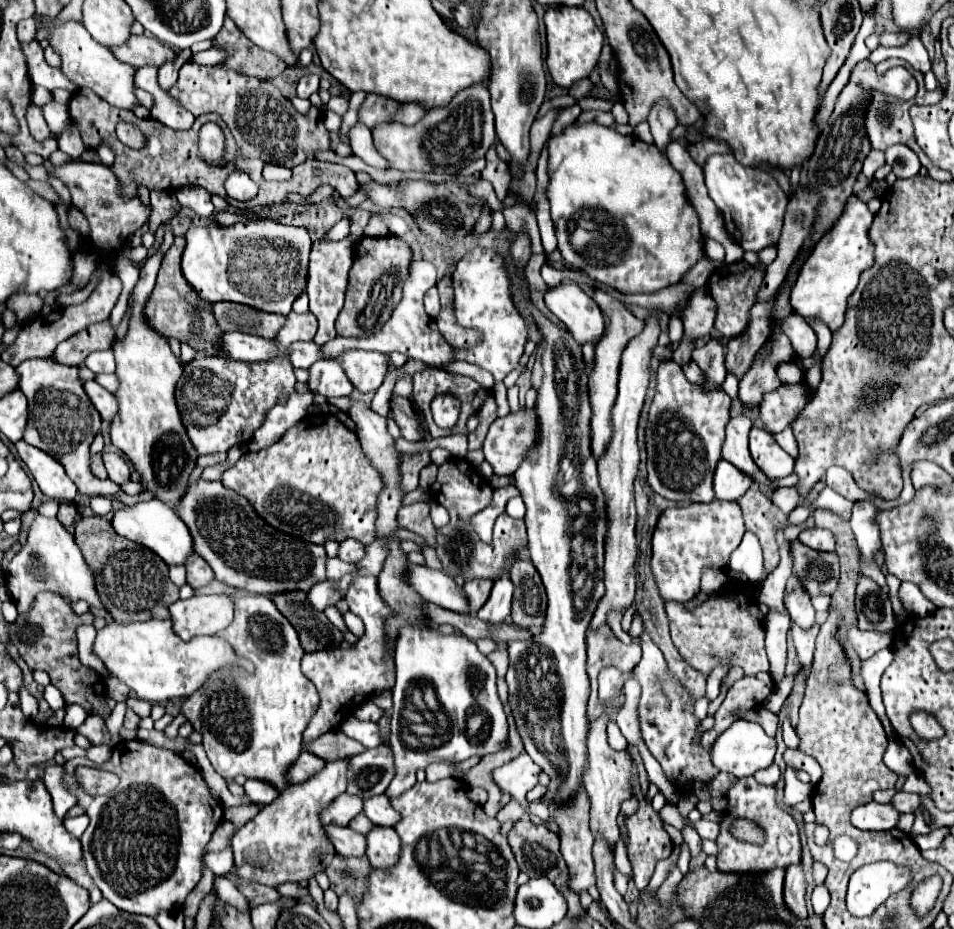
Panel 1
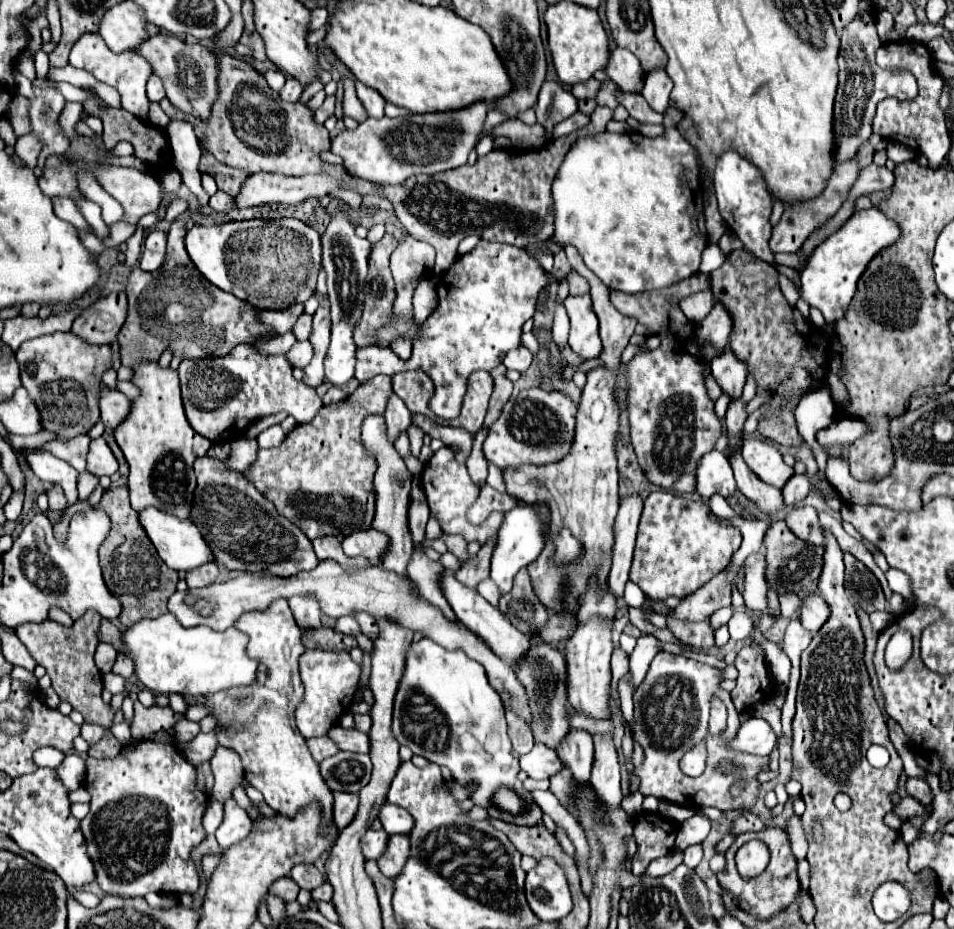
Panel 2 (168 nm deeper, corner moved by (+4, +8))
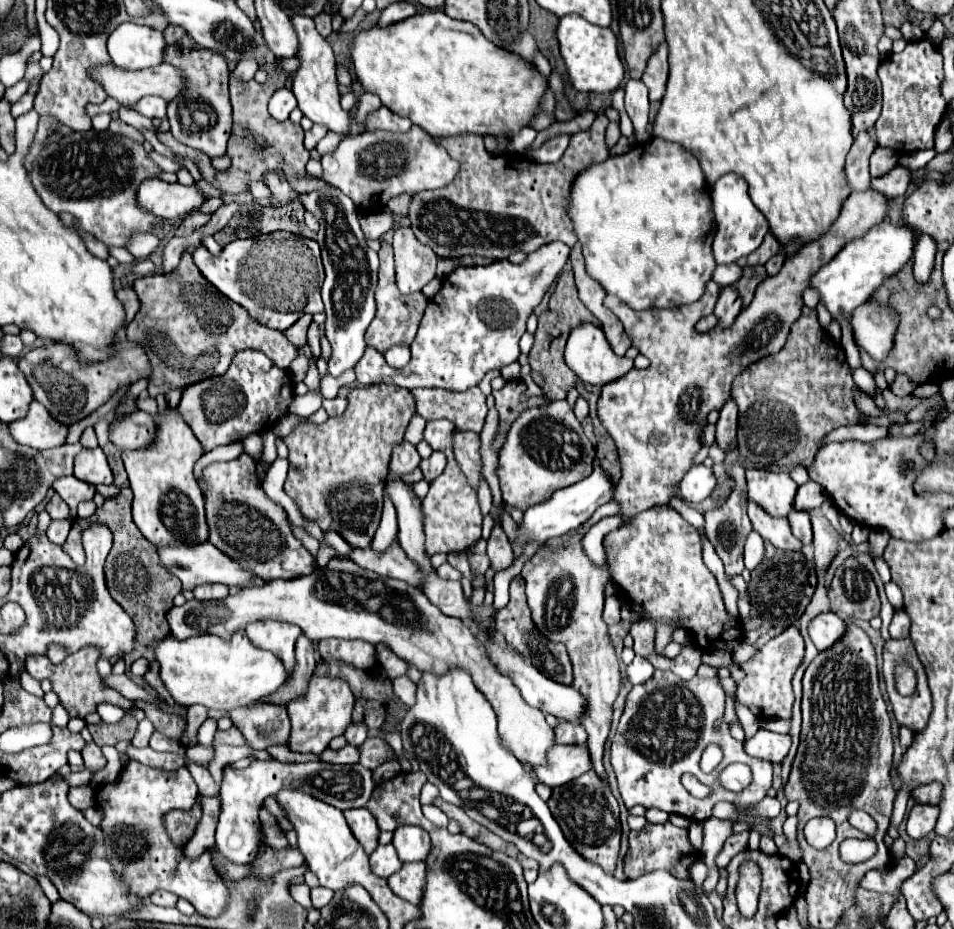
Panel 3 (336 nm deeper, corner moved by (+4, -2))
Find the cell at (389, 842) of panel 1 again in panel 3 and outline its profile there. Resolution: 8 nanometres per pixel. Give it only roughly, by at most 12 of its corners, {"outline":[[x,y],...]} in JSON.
{"outline":[[404,863],[388,879],[390,889],[420,905],[424,863]]}

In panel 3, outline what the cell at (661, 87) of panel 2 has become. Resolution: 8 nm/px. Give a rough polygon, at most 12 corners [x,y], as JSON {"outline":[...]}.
{"outline":[[668,45],[650,55],[642,81],[650,101],[664,97],[668,81]]}

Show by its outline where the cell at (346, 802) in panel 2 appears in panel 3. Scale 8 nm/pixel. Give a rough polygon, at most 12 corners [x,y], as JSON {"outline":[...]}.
{"outline":[[366,807],[344,813],[354,837],[370,855],[380,835]]}

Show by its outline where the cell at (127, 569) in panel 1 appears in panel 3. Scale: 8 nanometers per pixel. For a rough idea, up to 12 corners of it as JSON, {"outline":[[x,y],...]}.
{"outline":[[124,487],[92,515],[114,545],[108,591],[132,617],[136,643],[170,635],[180,581],[134,525]]}

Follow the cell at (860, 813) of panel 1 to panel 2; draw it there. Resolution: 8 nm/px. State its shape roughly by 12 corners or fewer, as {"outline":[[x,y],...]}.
{"outline":[[912,797],[900,799],[892,813],[900,821],[924,815],[930,807],[920,805]]}

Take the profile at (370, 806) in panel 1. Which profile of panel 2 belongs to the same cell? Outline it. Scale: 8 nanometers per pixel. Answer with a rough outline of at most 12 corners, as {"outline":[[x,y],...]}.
{"outline":[[382,803],[378,819],[386,833],[408,835],[412,815],[398,805]]}

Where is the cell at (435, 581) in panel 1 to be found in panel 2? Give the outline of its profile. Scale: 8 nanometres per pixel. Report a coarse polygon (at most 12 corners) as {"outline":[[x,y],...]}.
{"outline":[[444,571],[446,601],[470,631],[510,667],[524,657],[522,635],[476,589]]}

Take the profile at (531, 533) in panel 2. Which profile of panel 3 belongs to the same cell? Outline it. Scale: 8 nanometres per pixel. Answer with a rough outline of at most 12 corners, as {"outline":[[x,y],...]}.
{"outline":[[592,475],[524,513],[518,529],[546,541],[580,527],[614,499],[616,485]]}

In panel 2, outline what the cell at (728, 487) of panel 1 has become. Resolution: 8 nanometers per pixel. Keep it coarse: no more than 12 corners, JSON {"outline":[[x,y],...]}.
{"outline":[[722,451],[698,463],[700,497],[730,497],[736,491],[732,467]]}

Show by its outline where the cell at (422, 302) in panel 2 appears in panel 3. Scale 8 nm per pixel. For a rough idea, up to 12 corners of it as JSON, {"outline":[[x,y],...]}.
{"outline":[[394,345],[384,353],[390,367],[410,361],[406,345]]}

